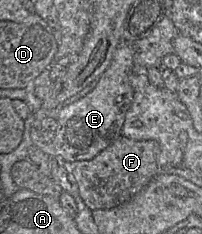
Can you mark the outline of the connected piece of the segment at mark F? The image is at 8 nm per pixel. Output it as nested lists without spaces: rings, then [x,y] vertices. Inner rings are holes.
[[[120,135],[93,159],[65,162],[65,166],[76,180],[79,196],[90,210],[111,209],[131,200],[157,175],[159,152],[160,146],[155,140],[136,141]]]

